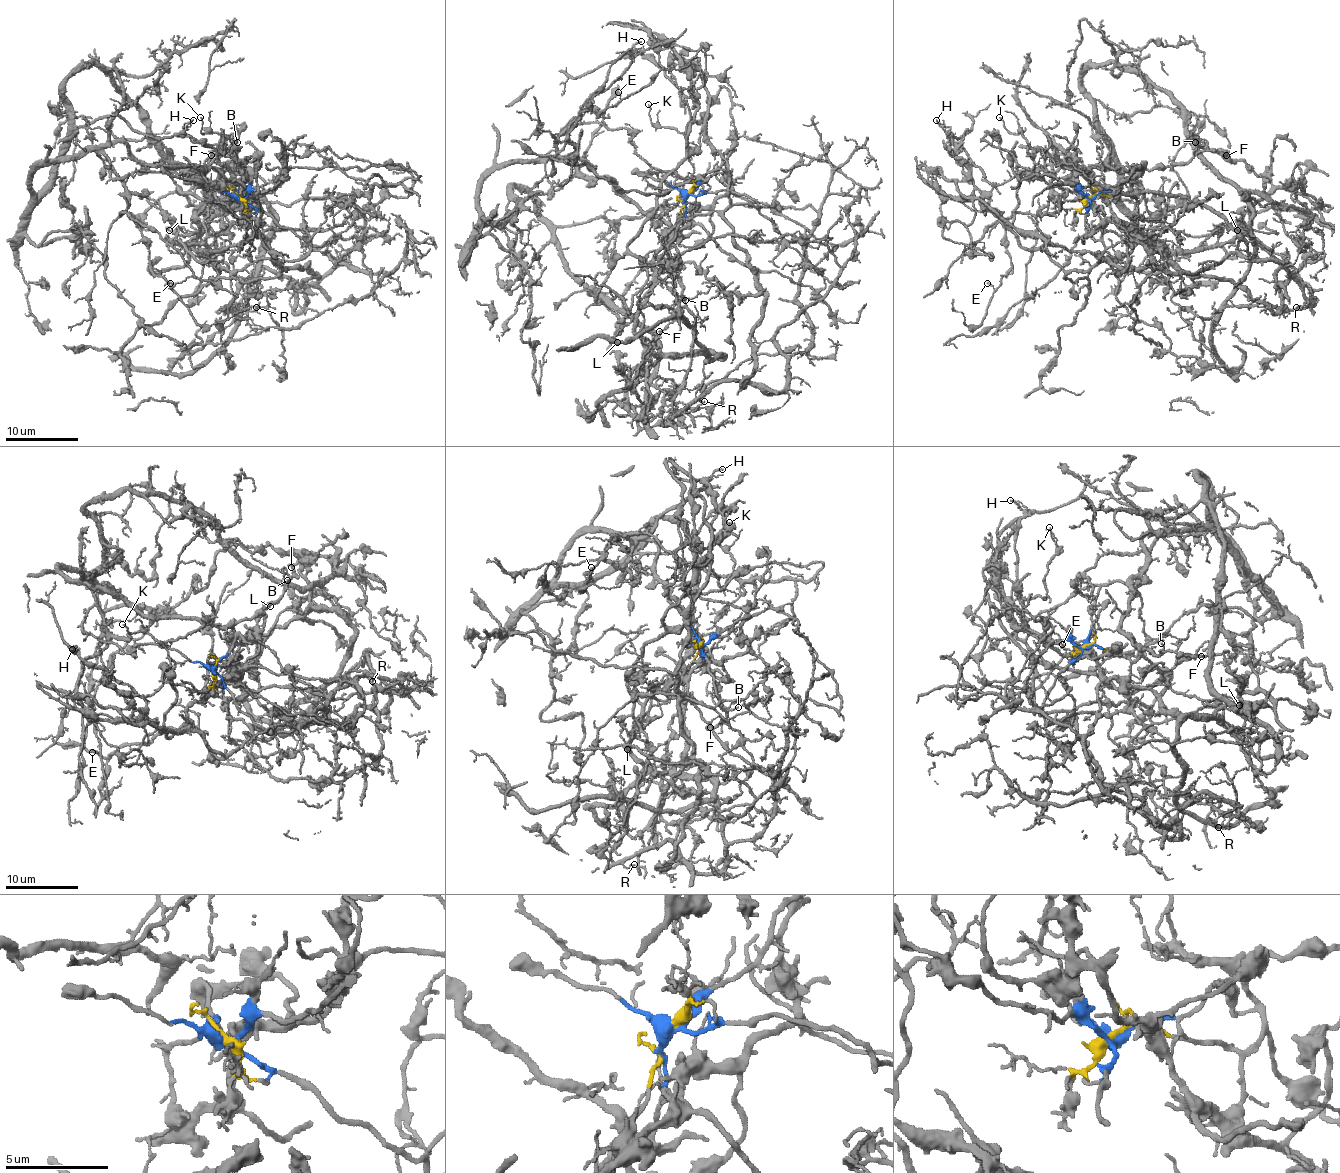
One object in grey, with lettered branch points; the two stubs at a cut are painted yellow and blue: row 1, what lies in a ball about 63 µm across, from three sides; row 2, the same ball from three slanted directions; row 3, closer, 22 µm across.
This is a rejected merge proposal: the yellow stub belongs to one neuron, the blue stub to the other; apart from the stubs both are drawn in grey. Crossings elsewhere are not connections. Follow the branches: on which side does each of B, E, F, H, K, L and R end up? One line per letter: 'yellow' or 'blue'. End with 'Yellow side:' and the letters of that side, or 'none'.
B: yellow
E: yellow
F: yellow
H: yellow
K: yellow
L: yellow
R: blue
Yellow side: B, E, F, H, K, L

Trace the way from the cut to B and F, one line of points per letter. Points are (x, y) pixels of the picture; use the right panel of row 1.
B: (1091, 197), (1102, 192), (1136, 203), (1142, 197), (1136, 179), (1138, 172), (1185, 163), (1194, 154), (1194, 141)
F: (1091, 197), (1102, 192), (1136, 203), (1142, 197), (1136, 174), (1189, 163), (1199, 152), (1210, 150), (1227, 156)

